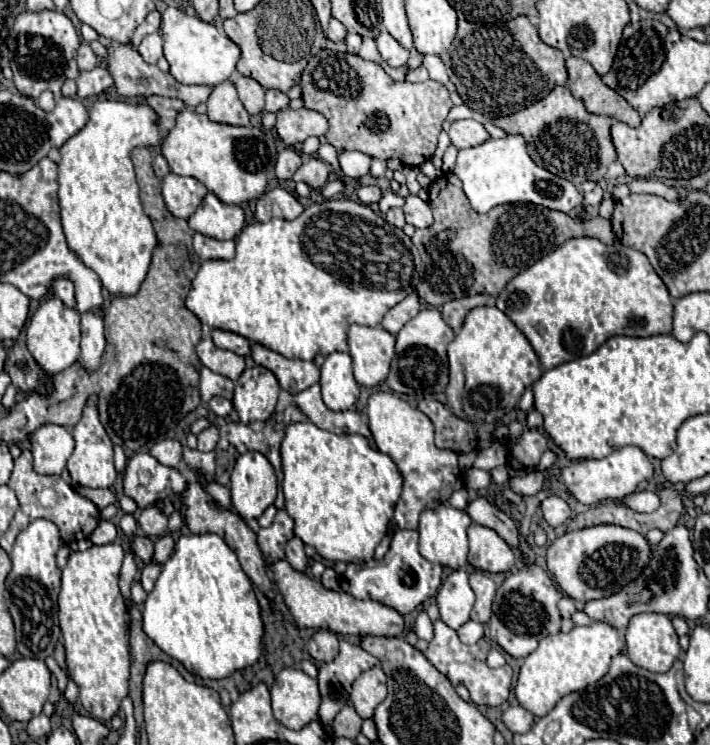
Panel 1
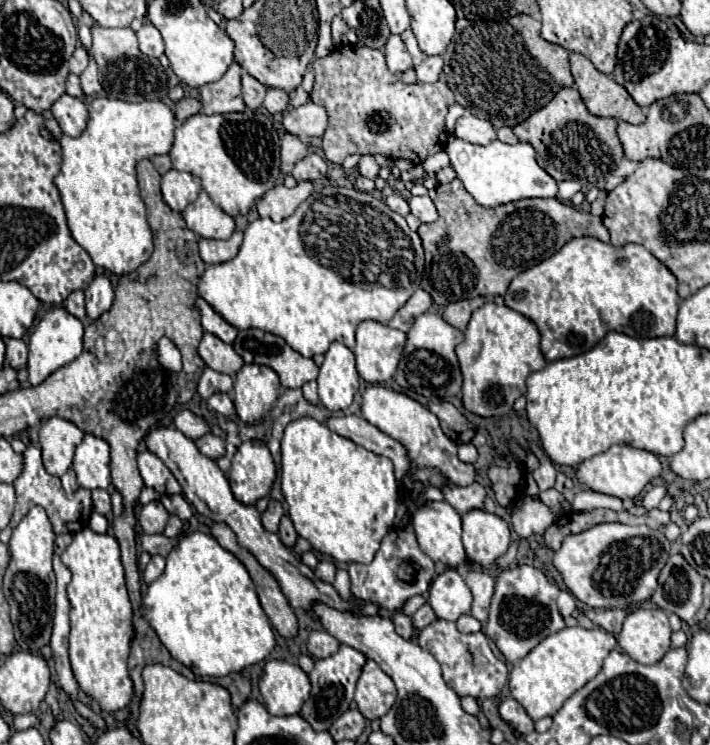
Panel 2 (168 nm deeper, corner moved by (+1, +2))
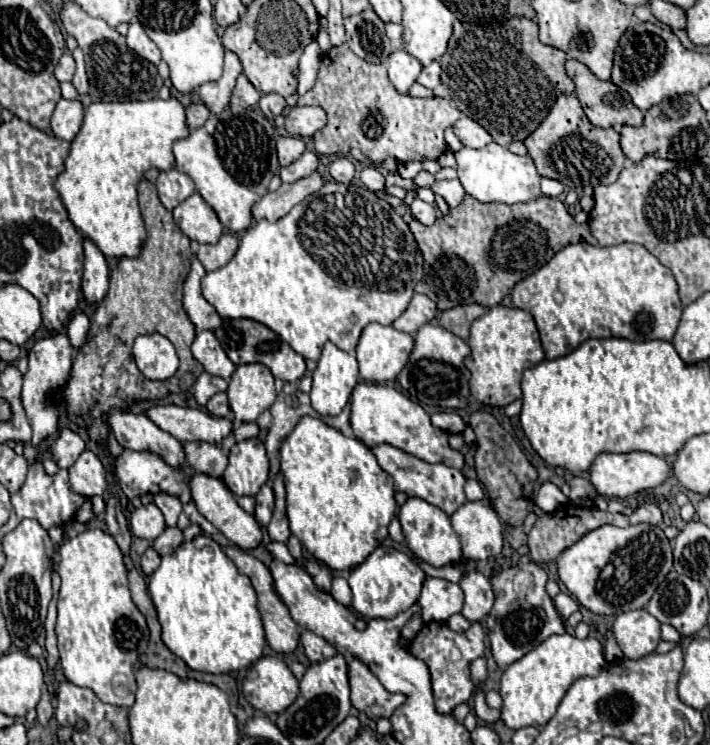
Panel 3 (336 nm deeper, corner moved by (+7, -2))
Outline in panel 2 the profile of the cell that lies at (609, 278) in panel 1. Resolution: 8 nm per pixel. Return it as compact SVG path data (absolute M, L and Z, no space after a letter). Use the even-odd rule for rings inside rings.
M580 237L568 241L550 259L522 271L504 297L506 305L530 317L542 335L542 353L548 361L572 357L590 351L608 331L618 331L630 337L662 337L676 333L678 315L678 281L674 273L660 263L646 247L628 243L614 247L596 237Z

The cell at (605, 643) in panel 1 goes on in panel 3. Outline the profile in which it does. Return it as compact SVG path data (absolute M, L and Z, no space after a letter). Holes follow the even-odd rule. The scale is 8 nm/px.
M570 633L548 637L504 671L500 681L500 695L504 699L502 721L510 729L546 725L548 719L552 719L552 715L556 713L568 687L580 677L598 675L604 669L604 665L604 647L596 637L578 639Z

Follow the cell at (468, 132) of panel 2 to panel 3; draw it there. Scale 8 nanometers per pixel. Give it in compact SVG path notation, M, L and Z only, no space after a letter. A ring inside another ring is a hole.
M466 115L454 123L454 133L462 141L462 145L472 147L472 149L482 149L492 141L488 131L484 131L484 127L480 127L474 119Z

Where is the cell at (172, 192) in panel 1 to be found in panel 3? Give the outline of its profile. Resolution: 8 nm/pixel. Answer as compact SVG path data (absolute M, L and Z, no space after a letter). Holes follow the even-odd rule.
M168 169L158 175L156 189L162 205L172 211L176 205L180 205L194 193L194 181L176 169Z

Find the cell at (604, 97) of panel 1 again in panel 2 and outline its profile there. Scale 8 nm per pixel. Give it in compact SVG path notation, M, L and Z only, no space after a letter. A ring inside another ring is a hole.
M570 53L570 67L574 83L592 115L614 117L628 123L642 123L646 119L642 107L634 103L628 91L612 77L600 73L590 59L580 53Z

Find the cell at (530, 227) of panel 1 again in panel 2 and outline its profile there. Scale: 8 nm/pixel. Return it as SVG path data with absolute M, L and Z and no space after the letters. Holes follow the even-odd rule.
M454 179L452 183L438 185L434 205L440 213L438 221L420 225L418 235L422 239L424 251L426 251L426 271L422 277L422 289L426 289L436 305L448 305L460 299L472 299L472 297L488 297L488 295L506 295L506 289L510 281L520 275L522 271L542 263L544 259L552 257L564 243L568 243L572 237L596 237L604 243L610 243L608 229L604 227L600 217L592 217L590 213L576 211L572 205L564 205L558 199L520 199L508 205L498 207L482 207L474 201L474 197L464 189L460 179Z

